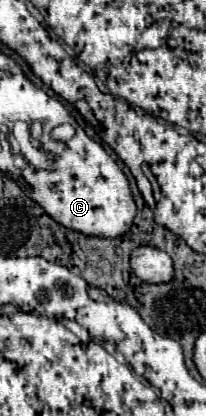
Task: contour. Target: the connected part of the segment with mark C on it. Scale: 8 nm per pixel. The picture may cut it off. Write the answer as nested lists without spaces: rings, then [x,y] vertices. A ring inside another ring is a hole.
[[[76,128],[76,136],[68,144],[48,140],[46,150],[56,150],[56,168],[40,174],[40,180],[28,180],[32,186],[32,198],[46,210],[46,214],[58,224],[86,236],[124,236],[134,222],[136,202],[132,198],[128,178],[106,150],[86,136],[82,128]]]

